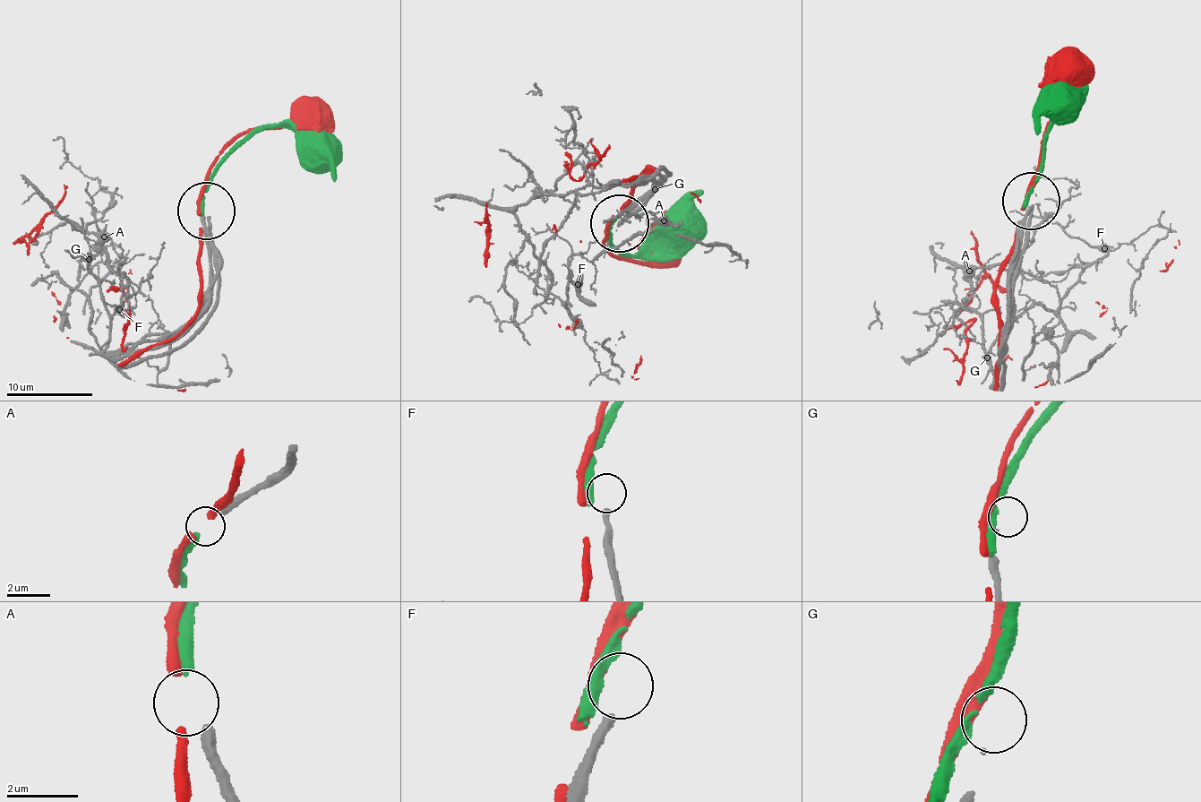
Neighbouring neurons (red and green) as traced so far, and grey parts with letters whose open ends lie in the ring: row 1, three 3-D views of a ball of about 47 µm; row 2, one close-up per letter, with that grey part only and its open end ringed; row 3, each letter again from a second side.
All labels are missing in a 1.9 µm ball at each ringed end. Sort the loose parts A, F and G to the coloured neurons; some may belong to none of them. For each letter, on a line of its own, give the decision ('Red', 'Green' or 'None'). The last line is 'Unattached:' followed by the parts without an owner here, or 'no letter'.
A: Green
F: None
G: None
Unattached: F, G

